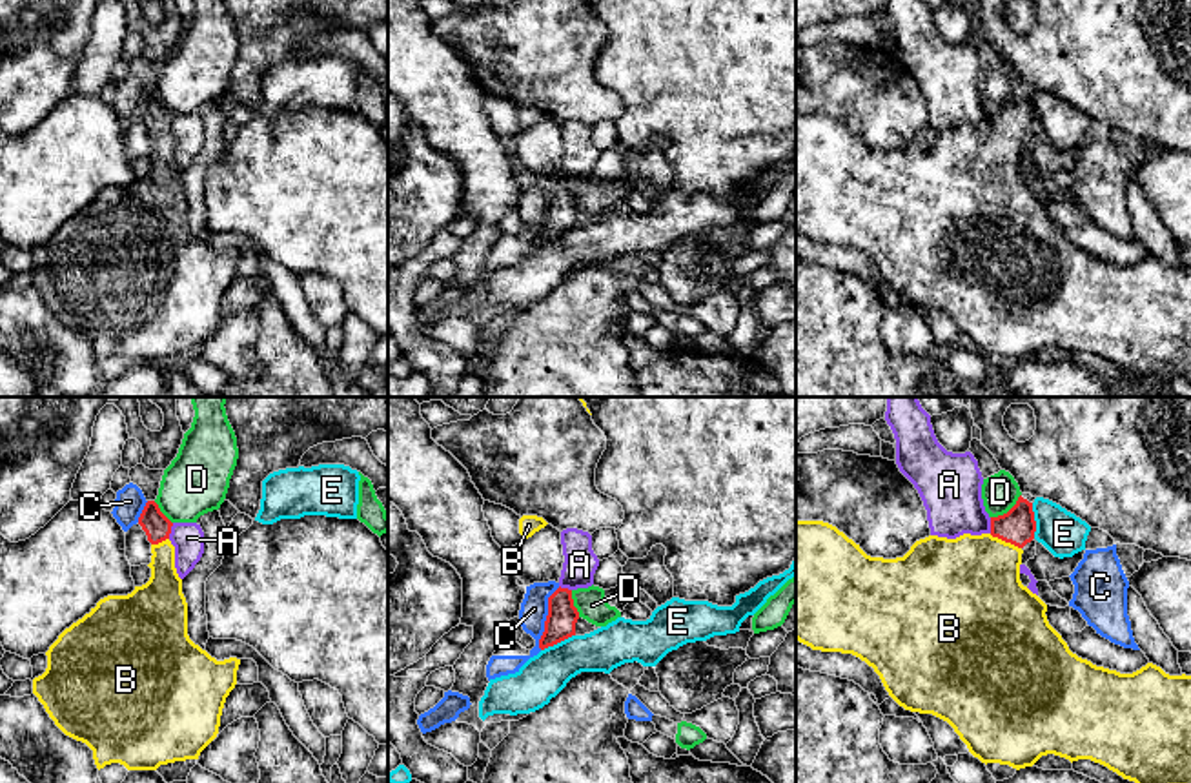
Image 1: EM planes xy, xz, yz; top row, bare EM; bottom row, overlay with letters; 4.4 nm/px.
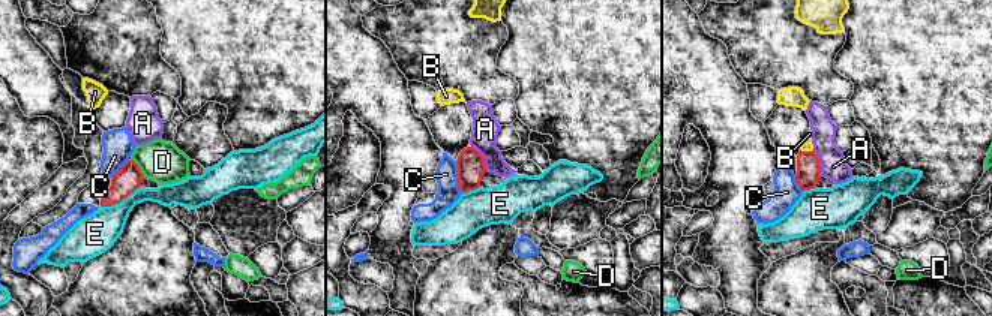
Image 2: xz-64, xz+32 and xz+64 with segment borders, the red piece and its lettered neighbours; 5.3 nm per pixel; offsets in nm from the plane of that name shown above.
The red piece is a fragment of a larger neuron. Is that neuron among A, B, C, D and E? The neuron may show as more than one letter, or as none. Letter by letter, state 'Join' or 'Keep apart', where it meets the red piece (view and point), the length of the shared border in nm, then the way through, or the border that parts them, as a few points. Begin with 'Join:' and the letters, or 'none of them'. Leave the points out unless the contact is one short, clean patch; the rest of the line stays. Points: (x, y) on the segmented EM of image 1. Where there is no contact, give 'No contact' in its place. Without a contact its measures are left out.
Join: B
A: Keep apart. Touches red at xy (170, 530). Shared border 80 nm
B: Join. Touches red at yz (1006, 541). Shared border 160 nm. Path across: yz (1017, 527), (1006, 541), (1000, 552), (969, 585)
C: Keep apart. Touches red at xz (547, 618). Shared border 300 nm. Boundary: xz (559, 587), (549, 598), (549, 614), (539, 649)
D: Keep apart. Touches red at yz (1009, 510). Shared border 170 nm. Boundary: yz (1020, 494), (1006, 512), (991, 518)
E: Keep apart. Touches red at yz (1035, 521). Shared border 160 nm

